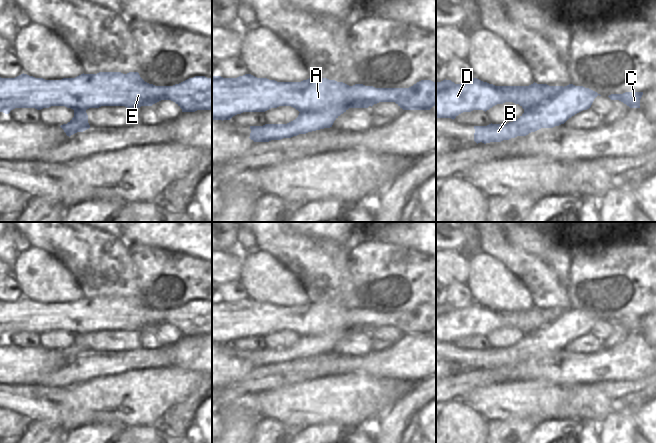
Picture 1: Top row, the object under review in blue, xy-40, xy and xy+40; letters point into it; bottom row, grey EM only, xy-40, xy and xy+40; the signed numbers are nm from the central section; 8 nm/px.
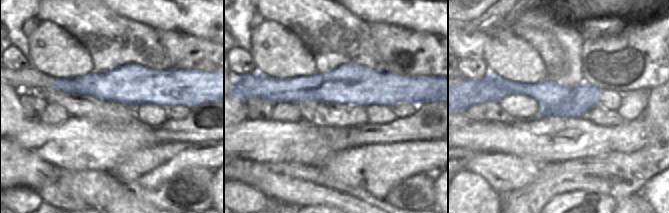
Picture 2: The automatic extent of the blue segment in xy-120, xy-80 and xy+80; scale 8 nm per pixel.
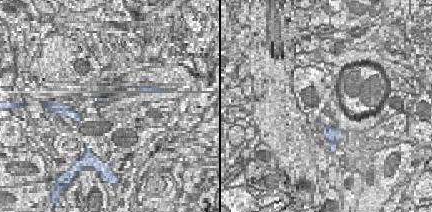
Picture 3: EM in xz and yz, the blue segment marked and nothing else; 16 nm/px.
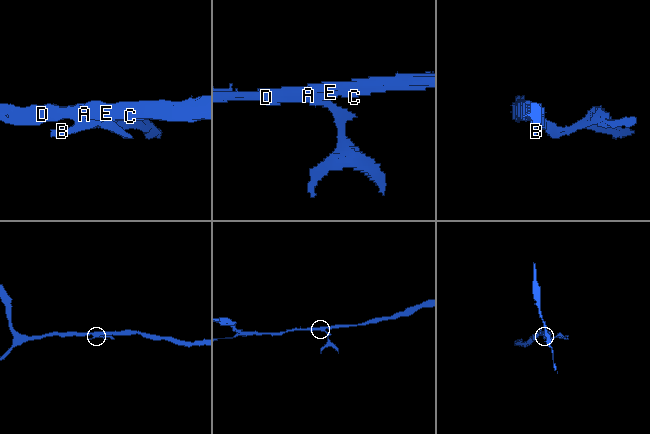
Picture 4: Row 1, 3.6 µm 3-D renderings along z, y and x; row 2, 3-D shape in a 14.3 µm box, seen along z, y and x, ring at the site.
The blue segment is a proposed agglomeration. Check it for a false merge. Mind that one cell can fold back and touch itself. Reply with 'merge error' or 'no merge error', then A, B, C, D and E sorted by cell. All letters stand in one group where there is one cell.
merge error; A C D E / B

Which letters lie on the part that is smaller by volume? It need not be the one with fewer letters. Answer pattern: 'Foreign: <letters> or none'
Foreign: B

